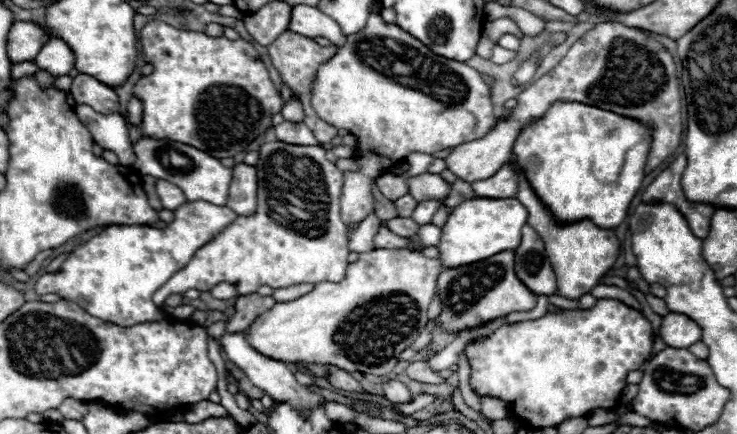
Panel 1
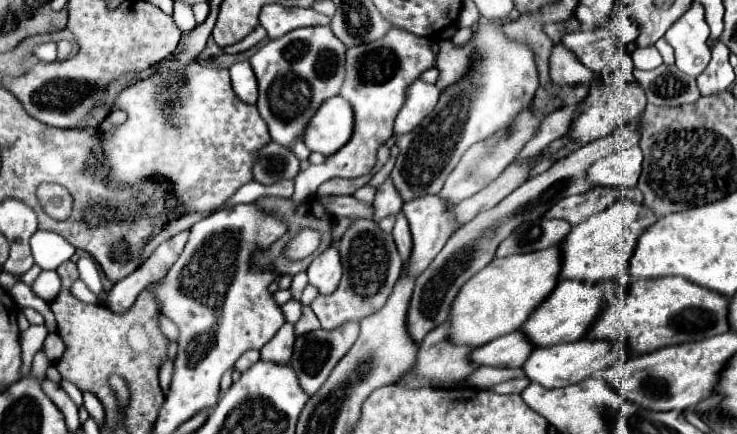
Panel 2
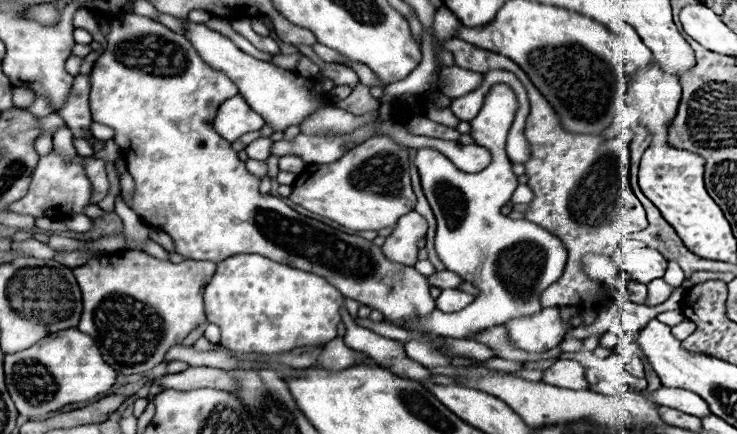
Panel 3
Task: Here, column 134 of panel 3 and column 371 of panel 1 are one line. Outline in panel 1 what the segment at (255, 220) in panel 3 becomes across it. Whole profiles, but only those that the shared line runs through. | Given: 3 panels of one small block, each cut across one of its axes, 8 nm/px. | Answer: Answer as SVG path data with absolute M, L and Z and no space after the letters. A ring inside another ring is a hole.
M370 14L364 30L346 38L348 42L340 46L328 62L320 64L312 82L312 106L324 122L336 126L338 130L348 130L358 140L354 154L358 170L344 172L344 186L340 194L340 216L348 226L356 226L374 212L372 184L396 162L404 160L412 152L434 154L438 150L482 138L498 120L492 114L490 86L482 80L478 70L466 66L464 62L434 54L396 24L386 24L380 14Z

